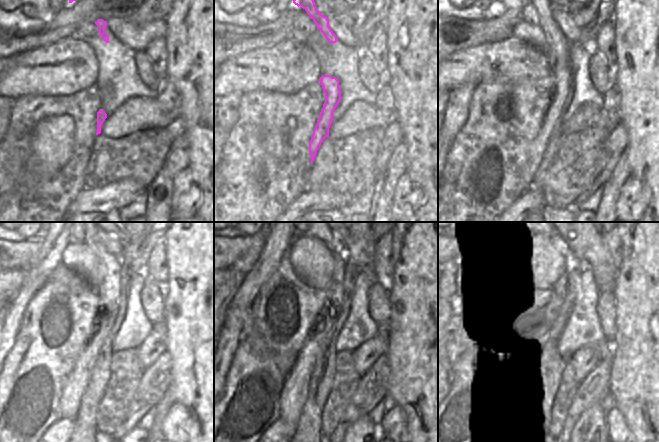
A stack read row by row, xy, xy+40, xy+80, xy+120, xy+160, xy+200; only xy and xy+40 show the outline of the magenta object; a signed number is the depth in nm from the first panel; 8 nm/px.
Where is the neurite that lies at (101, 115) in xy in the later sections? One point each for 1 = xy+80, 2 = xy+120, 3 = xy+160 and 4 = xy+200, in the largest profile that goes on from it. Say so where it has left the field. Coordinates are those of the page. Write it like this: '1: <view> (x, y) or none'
1: xy+80 (559, 64)
2: xy+120 (96, 356)
3: xy+160 (318, 354)
4: xy+200 (545, 346)

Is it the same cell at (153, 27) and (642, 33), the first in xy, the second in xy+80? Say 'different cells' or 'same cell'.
different cells

